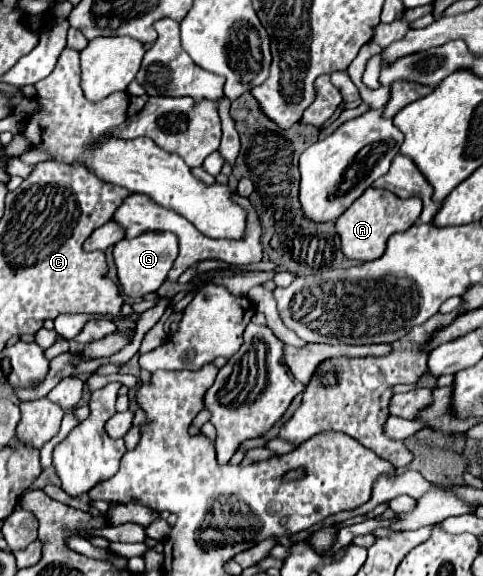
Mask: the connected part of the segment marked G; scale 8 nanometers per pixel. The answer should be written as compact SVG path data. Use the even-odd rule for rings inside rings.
M144 232L136 238L120 240L114 246L112 256L122 290L132 298L142 298L164 284L166 274L178 256L178 240L172 232Z

